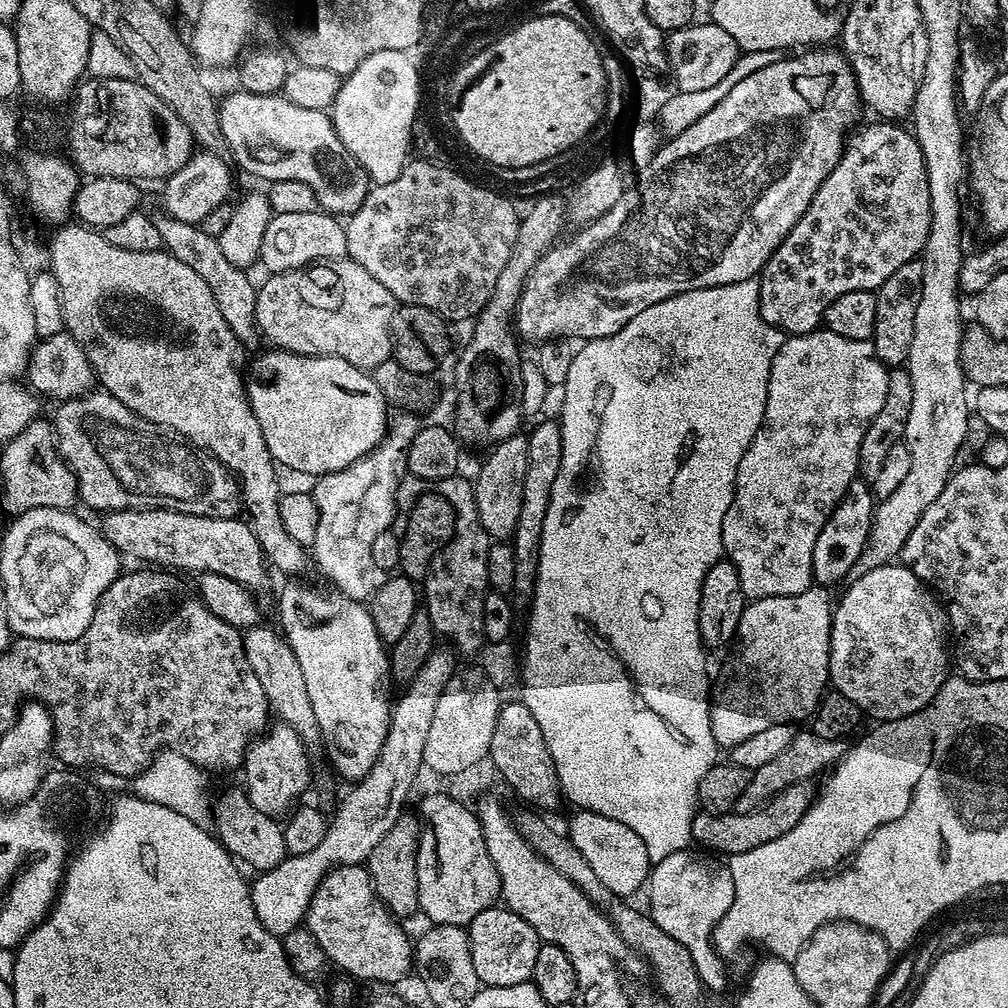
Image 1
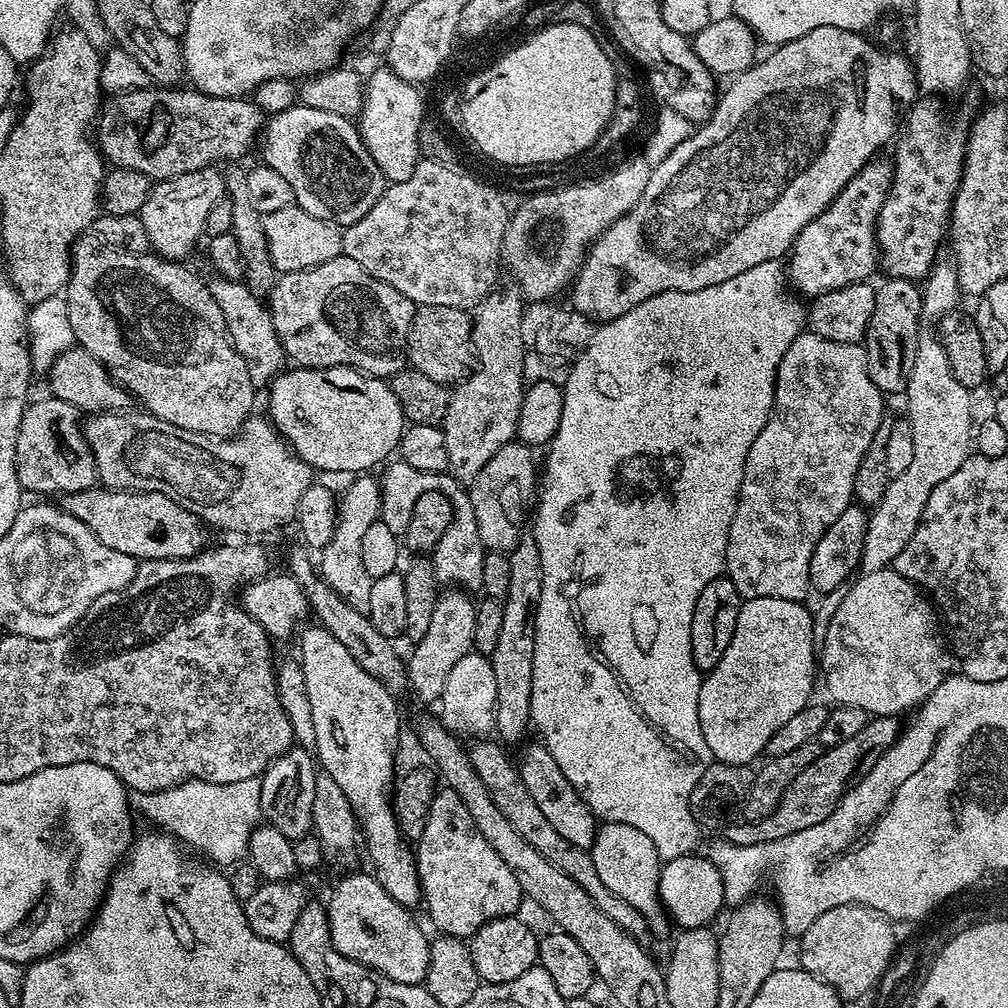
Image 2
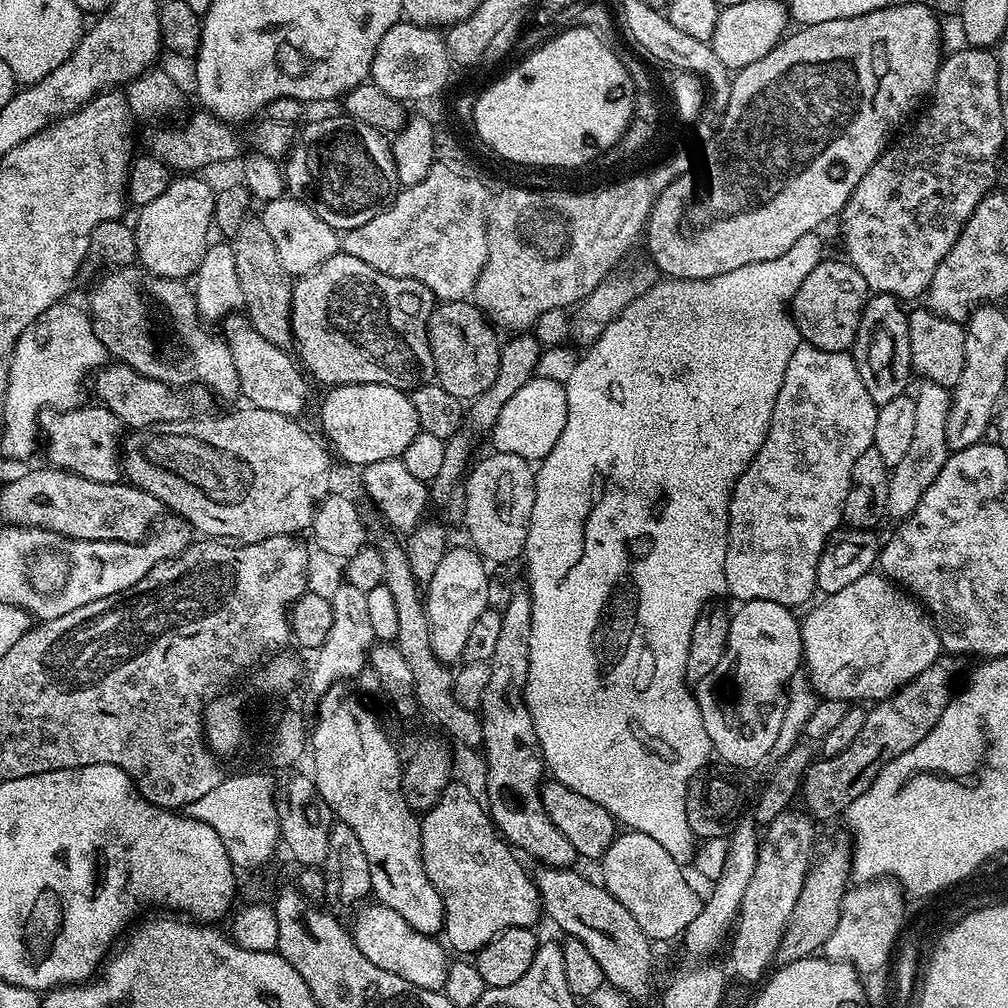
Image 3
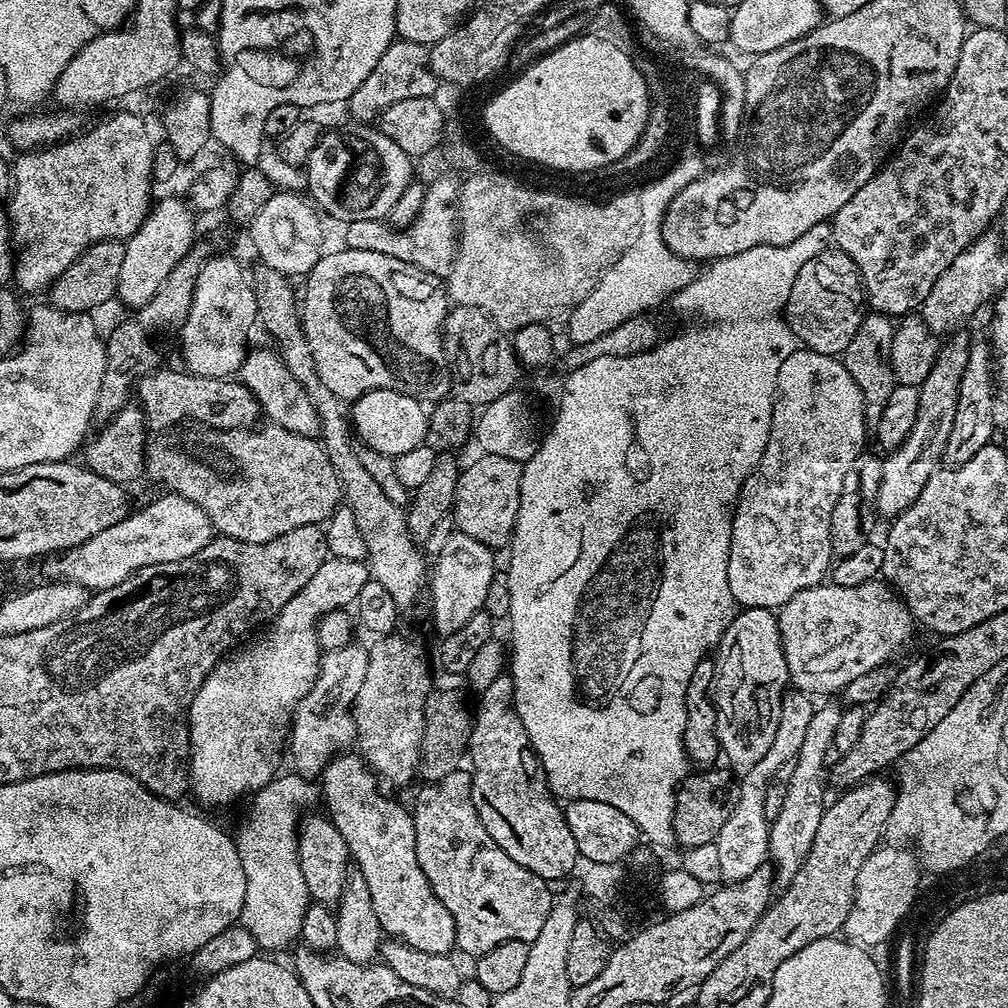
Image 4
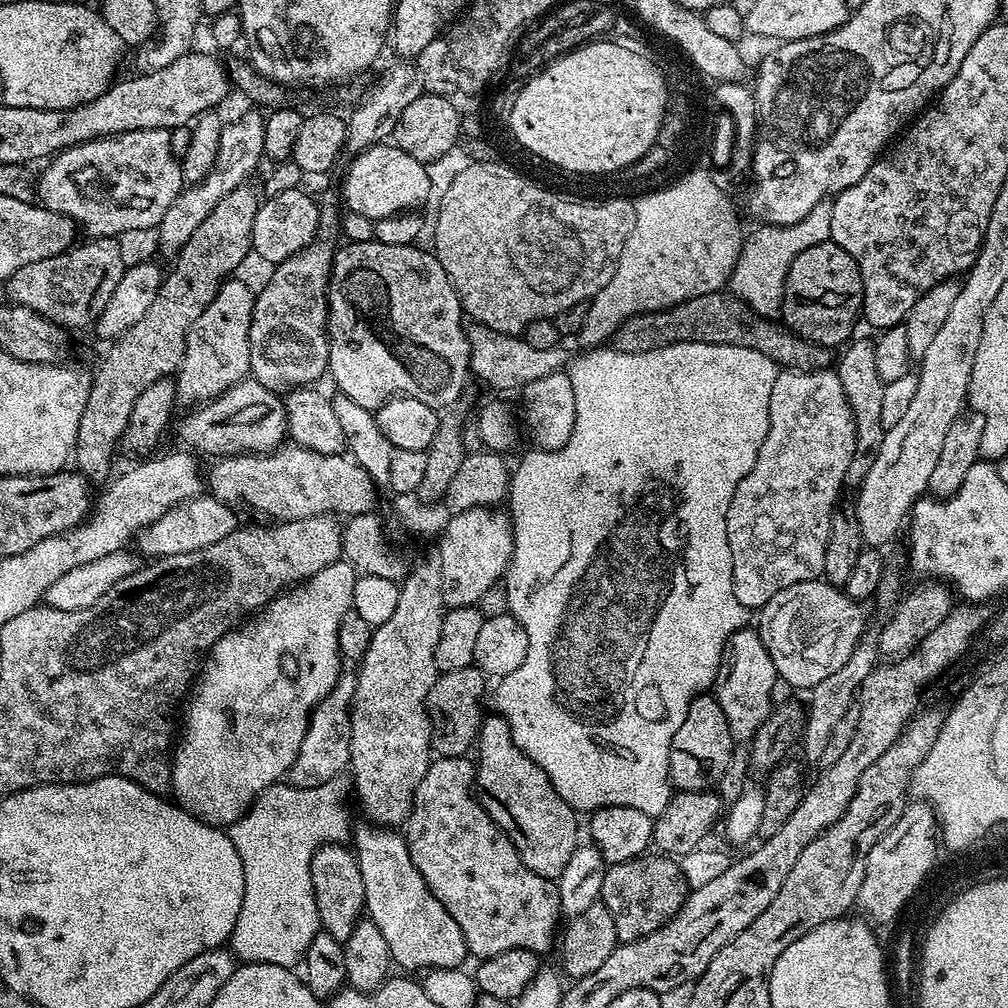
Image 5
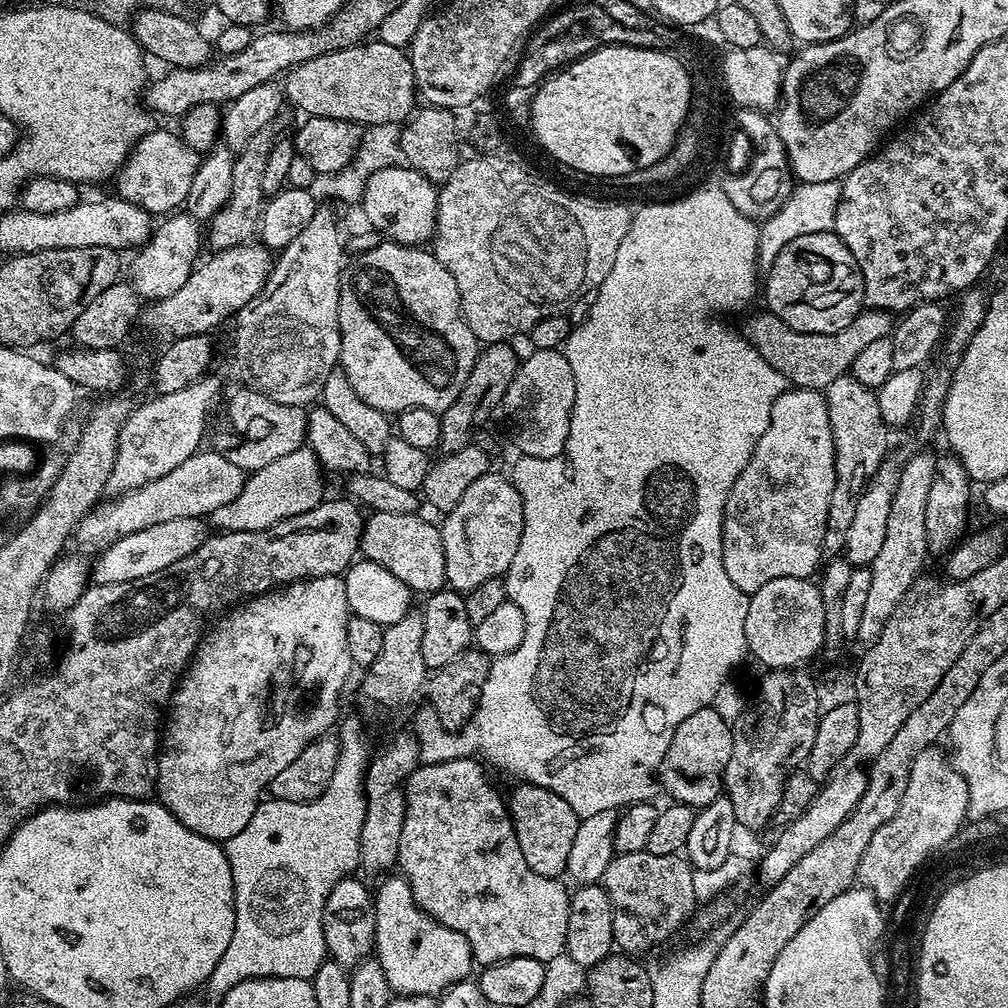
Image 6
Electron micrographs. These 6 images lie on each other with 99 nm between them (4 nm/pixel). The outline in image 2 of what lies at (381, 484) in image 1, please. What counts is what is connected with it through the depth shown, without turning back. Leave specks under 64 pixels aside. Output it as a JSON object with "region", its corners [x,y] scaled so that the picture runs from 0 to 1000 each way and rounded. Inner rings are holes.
{"region":[[[359,470],[341,488],[334,499],[331,534],[318,545],[315,565],[327,582],[347,599],[360,600],[367,593],[370,574],[359,558],[359,533],[367,522],[376,515],[379,484],[376,477]]]}

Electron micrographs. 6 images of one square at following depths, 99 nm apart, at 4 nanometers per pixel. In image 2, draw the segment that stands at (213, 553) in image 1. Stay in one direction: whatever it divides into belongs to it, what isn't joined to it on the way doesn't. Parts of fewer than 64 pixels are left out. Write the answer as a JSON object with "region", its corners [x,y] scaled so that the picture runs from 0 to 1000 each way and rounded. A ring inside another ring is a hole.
{"region":[[[96,482],[66,489],[63,496],[63,507],[84,520],[101,542],[129,550],[137,558],[184,556],[194,551],[204,540],[204,524],[197,514],[159,488],[132,488]]]}

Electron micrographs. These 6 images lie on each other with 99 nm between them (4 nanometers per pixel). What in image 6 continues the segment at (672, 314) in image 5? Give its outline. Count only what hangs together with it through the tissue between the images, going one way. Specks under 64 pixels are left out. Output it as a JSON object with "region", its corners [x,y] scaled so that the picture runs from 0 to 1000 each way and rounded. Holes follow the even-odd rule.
{"region":[[[858,305],[843,319],[843,323],[831,327],[831,331],[800,331],[780,323],[761,308],[750,310],[736,324],[736,332],[768,363],[772,371],[782,376],[783,382],[791,385],[820,387],[827,375],[842,372],[845,360],[855,351],[858,343],[871,339],[876,333],[884,334],[887,328],[887,313],[870,306]]]}

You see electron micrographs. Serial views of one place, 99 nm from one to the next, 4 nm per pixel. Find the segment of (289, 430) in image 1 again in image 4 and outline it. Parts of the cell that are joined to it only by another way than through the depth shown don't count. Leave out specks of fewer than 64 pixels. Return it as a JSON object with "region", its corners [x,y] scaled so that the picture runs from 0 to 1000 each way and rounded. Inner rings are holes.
{"region":[[[389,385],[367,387],[355,394],[348,402],[348,424],[351,429],[353,427],[352,432],[358,441],[392,454],[395,450],[403,450],[403,446],[411,446],[411,442],[422,439],[427,429],[427,413],[423,405],[421,409],[421,405],[422,402],[418,398],[411,396],[409,393],[404,393],[402,389],[392,389]]]}

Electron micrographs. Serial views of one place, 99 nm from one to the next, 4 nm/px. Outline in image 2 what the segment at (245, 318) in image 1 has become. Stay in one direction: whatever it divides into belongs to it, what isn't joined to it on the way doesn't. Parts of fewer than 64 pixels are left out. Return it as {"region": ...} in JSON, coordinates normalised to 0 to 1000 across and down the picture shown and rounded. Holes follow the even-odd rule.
{"region":[[[214,276],[214,279],[209,279],[208,285],[212,292],[212,300],[216,300],[216,308],[220,308],[220,315],[224,315],[224,327],[230,337],[230,344],[236,351],[240,351],[251,381],[269,382],[270,378],[283,368],[284,354],[280,339],[276,339],[276,331],[272,327],[270,312],[265,301],[238,278]]]}

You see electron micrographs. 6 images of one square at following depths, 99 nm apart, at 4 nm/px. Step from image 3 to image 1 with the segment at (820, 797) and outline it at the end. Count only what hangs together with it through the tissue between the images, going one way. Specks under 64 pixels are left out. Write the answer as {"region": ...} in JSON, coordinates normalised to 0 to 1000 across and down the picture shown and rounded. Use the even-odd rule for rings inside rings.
{"region":[[[799,776],[780,780],[766,794],[750,802],[747,806],[718,806],[715,810],[709,810],[703,806],[695,805],[694,810],[686,811],[685,829],[691,833],[695,842],[706,847],[713,847],[718,851],[725,851],[732,847],[740,847],[740,843],[752,843],[752,839],[760,839],[760,835],[768,835],[768,831],[776,831],[780,823],[786,823],[796,815],[796,808],[806,801],[808,793],[807,779]],[[715,845],[715,846],[714,846]]]}

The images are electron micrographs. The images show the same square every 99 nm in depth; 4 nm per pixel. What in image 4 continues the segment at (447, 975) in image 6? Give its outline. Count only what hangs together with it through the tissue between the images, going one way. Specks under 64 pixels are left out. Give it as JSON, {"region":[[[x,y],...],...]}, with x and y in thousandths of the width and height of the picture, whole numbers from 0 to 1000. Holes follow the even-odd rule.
{"region":[[[349,748],[332,750],[321,761],[319,798],[321,794],[325,813],[335,819],[335,827],[343,831],[348,852],[359,871],[363,871],[375,915],[386,930],[400,933],[411,942],[445,947],[452,940],[450,911],[435,895],[423,867],[419,867],[419,859],[415,859],[411,815],[406,803],[380,790],[373,767],[356,749],[345,749]]]}

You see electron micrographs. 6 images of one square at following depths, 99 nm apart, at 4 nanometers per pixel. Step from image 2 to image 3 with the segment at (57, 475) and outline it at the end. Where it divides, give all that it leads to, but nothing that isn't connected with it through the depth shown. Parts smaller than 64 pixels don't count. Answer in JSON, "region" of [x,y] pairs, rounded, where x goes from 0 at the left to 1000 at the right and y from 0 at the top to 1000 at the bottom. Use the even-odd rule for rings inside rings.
{"region":[[[94,404],[49,407],[41,412],[42,433],[48,436],[47,459],[93,478],[114,480],[121,472],[121,422],[107,405]]]}

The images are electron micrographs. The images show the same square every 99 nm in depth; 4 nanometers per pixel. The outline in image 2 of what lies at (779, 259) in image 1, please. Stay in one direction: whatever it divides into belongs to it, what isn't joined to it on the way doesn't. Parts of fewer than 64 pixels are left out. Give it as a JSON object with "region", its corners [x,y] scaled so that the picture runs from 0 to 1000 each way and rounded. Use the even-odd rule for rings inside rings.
{"region":[[[867,157],[858,167],[851,169],[851,173],[847,173],[847,177],[839,181],[831,196],[827,196],[827,200],[823,200],[823,204],[819,204],[819,208],[815,208],[815,212],[808,216],[808,220],[801,222],[786,242],[785,251],[780,258],[780,273],[785,285],[795,295],[809,296],[819,289],[816,276],[810,274],[810,250],[818,250],[821,253],[823,269],[829,270],[833,266],[832,284],[860,279],[861,273],[870,269],[869,221],[875,208],[875,200],[879,200],[885,184],[886,165],[884,158],[873,158]]]}

